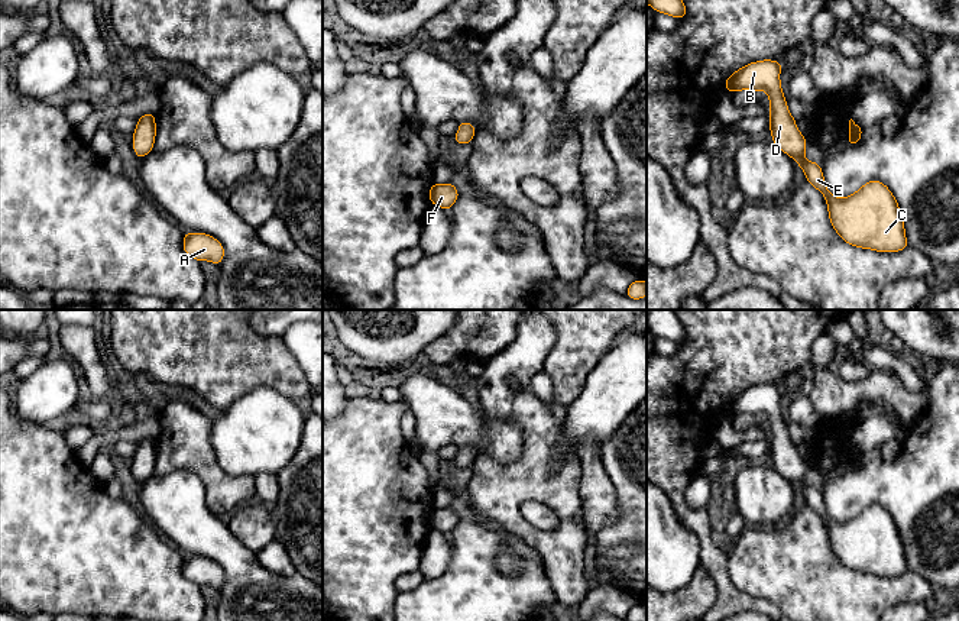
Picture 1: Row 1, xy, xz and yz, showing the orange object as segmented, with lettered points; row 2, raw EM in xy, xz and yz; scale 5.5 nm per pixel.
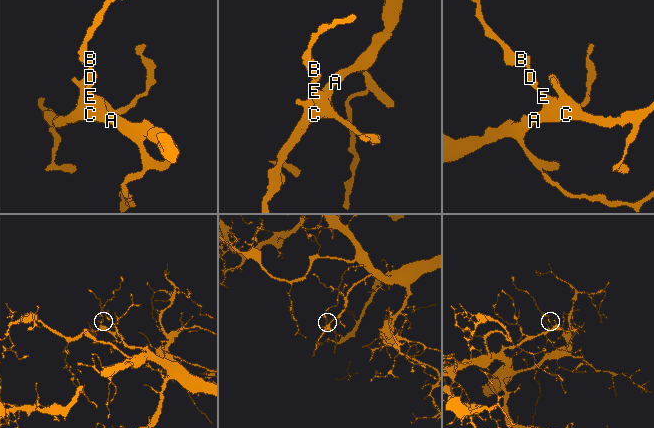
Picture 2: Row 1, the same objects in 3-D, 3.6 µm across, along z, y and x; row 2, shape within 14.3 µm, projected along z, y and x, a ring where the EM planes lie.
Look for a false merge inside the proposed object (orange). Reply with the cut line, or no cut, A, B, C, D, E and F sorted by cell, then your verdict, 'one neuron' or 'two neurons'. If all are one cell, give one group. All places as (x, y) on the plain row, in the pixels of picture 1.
no cut; A B C D E F; one neuron

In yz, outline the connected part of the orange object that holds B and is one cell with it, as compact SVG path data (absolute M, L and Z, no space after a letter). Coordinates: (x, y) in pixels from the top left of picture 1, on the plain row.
M780 385L746 388L728 401L728 417L739 414L765 414L770 421L770 456L772 466L790 479L804 495L807 507L827 525L829 543L843 566L877 576L900 576L908 570L904 546L895 521L878 504L871 504L855 518L839 523L829 517L819 486L804 482L806 462L790 439L780 407Z

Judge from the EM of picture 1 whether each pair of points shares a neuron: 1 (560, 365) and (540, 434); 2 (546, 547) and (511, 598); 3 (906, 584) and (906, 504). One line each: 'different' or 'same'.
1: different
2: different
3: different

